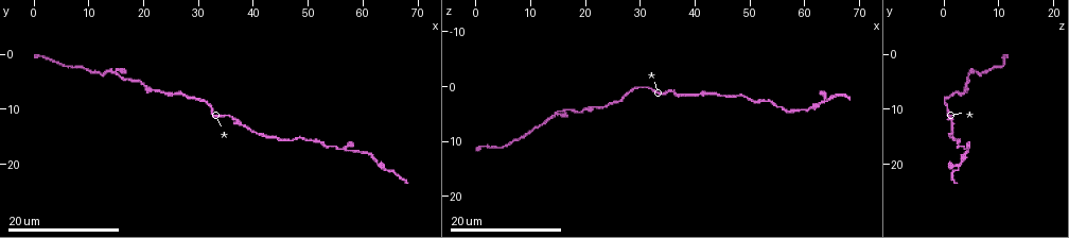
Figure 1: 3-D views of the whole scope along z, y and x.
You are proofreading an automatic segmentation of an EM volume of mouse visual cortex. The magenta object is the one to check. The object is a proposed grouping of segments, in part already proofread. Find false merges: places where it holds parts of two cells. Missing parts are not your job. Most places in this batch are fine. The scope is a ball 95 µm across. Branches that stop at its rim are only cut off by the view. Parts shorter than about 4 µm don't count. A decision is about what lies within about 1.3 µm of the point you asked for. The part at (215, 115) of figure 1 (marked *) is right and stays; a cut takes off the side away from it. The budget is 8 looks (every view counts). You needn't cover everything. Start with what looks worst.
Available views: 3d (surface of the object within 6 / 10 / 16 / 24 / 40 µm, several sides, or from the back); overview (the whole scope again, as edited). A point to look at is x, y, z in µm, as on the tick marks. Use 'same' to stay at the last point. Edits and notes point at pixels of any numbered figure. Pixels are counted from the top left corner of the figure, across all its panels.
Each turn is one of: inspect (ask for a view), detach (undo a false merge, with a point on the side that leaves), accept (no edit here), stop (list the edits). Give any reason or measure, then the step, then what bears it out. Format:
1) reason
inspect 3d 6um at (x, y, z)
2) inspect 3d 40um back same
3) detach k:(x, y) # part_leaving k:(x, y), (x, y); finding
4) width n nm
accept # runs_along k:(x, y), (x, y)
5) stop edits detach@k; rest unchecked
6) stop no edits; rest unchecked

calibre changes
inspect 3d 16um at (16.0, 4.0, 4.5)

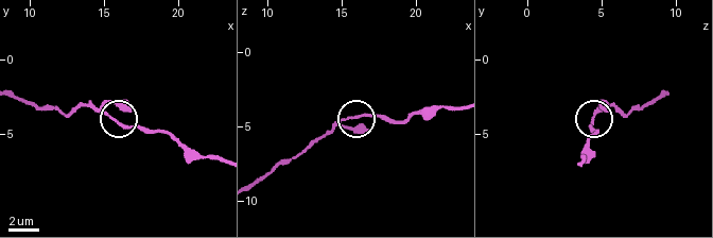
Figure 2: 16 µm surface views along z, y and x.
inspect 3d 10um at (15.4, 4.0, 4.4)

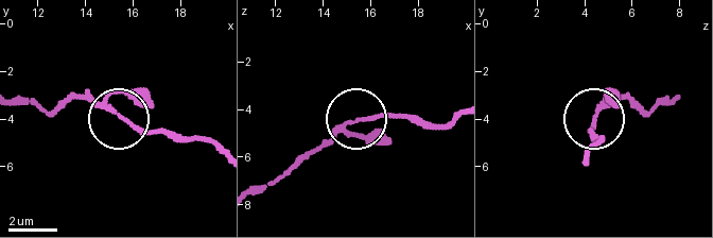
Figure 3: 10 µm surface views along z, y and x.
arms 3
accept # runs_along 3:(218, 148), (133, 128), (80, 96); one cell here

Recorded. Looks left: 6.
sudden change in width
inspect 3d 24um at (20.0, 5.5, 4.0)

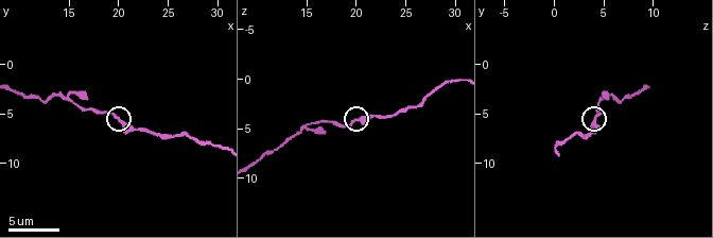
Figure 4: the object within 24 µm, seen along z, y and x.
closer look
inspect 3d 10um at (20.4, 5.8, 3.8)

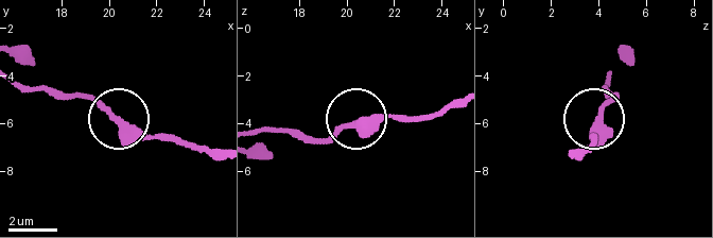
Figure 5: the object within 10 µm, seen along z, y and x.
accept # runs_along 5:(214, 154), (136, 134), (92, 101), (70, 96); continuous, no second cell

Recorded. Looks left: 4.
calibre changes
inspect 3d 24um at (57.5, 17.5, 4.0)

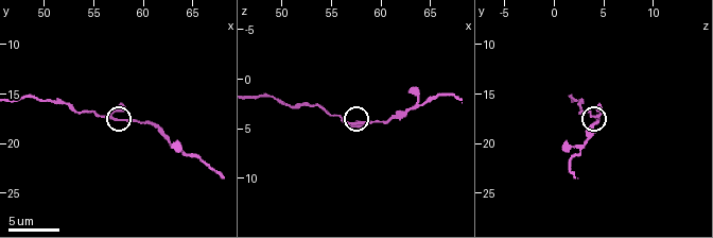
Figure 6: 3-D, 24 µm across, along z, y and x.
inspect 3d 6um at (57.6, 17.6, 4.2)

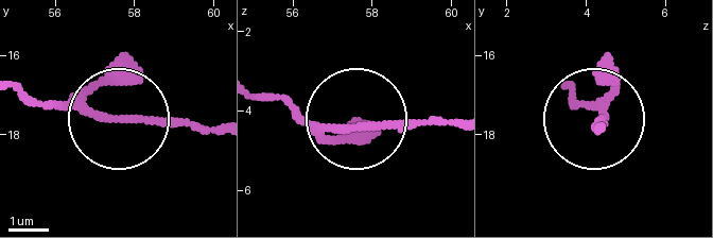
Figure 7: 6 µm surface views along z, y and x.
accept # continuous, no second cell

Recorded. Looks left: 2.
inspect 3d 16um at (32.0, 9.0, 0.0)

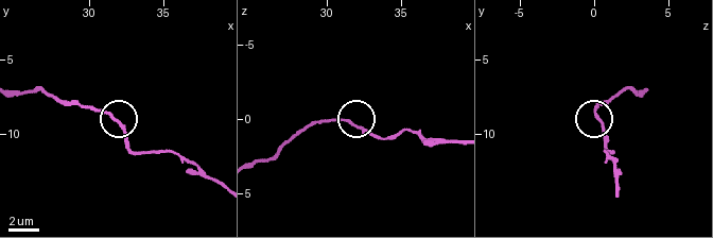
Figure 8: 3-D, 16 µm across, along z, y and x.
zoom in
inspect 3d 6um at (31.8, 9.2, 0.4)

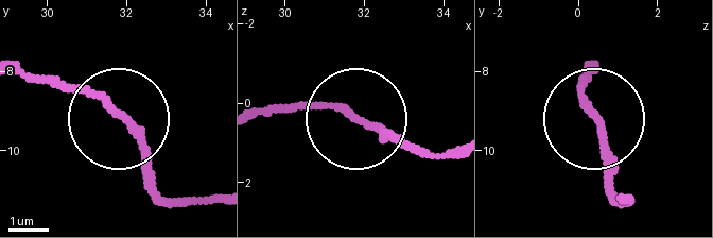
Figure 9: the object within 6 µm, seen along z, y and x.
width 170 nm
accept # runs_along 9:(406, 149), (328, 107), (261, 107); continuous, no second cell

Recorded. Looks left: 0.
stop no edits; rest unchecked

